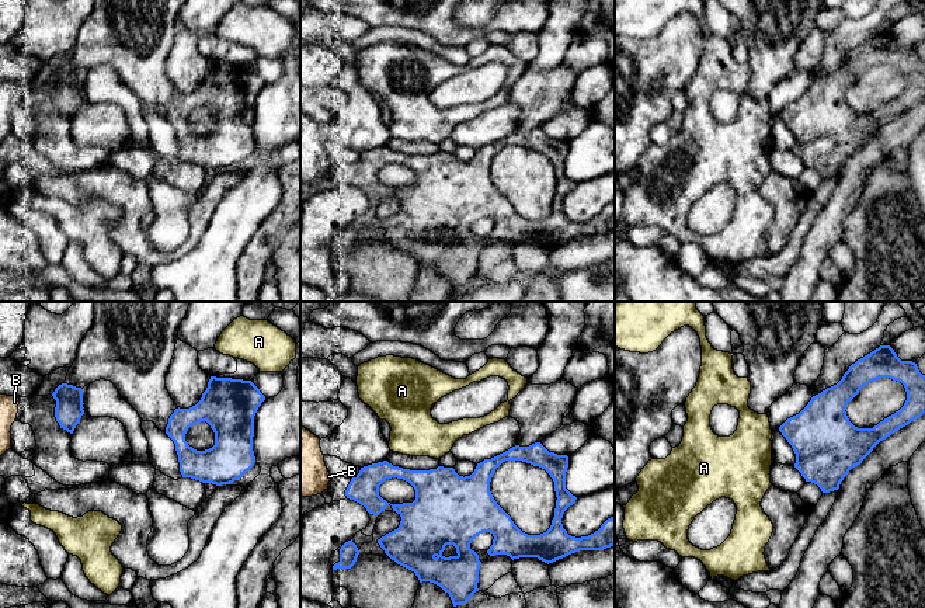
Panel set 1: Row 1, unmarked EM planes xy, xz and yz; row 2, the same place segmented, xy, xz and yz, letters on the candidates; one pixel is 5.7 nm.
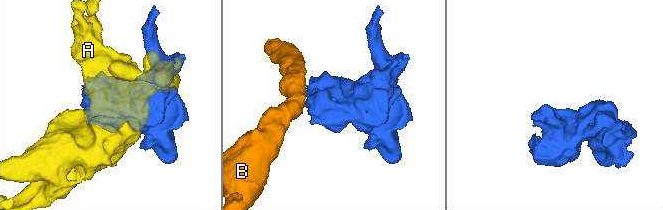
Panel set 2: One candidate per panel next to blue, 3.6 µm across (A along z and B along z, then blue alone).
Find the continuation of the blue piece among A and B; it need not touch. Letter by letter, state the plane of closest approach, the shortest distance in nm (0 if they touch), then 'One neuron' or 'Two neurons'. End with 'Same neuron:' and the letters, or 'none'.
A: Closest in xz. Distance 50 nm. Two neurons
B: Closest in xz. Distance 110 nm. Two neurons
Same neuron: none

